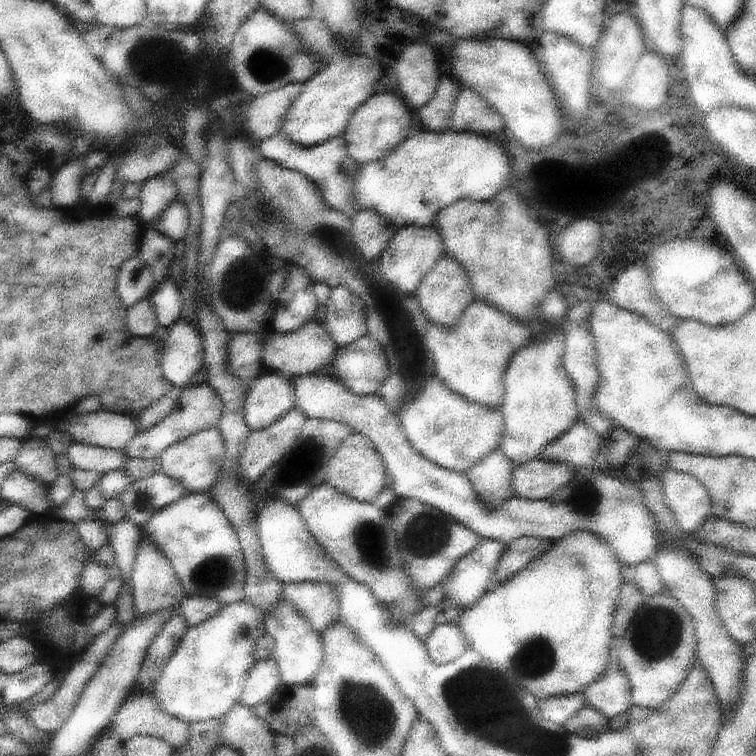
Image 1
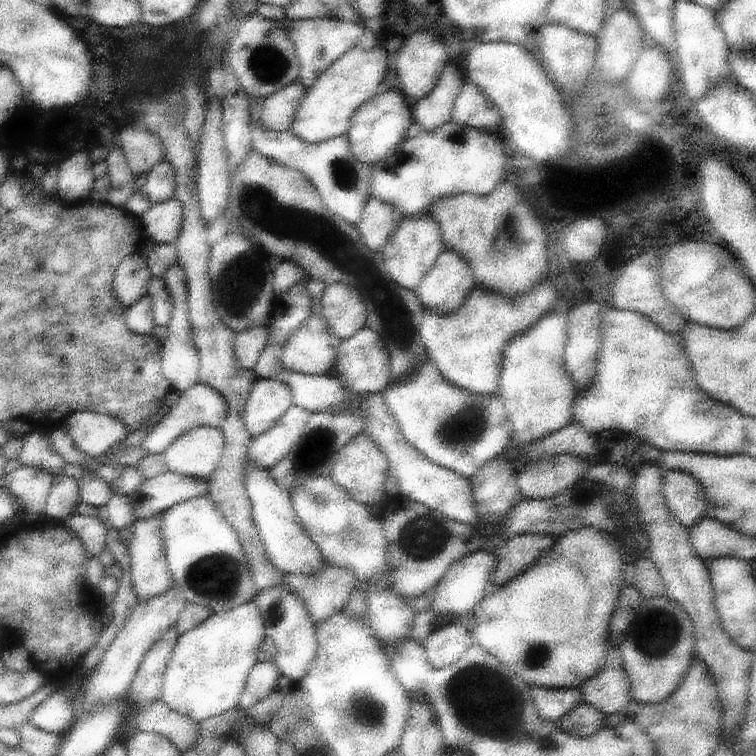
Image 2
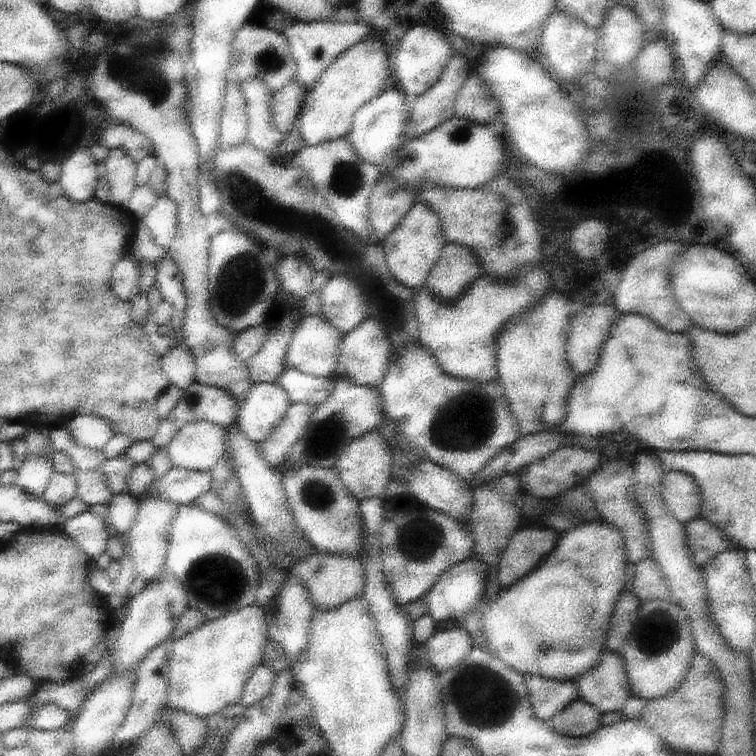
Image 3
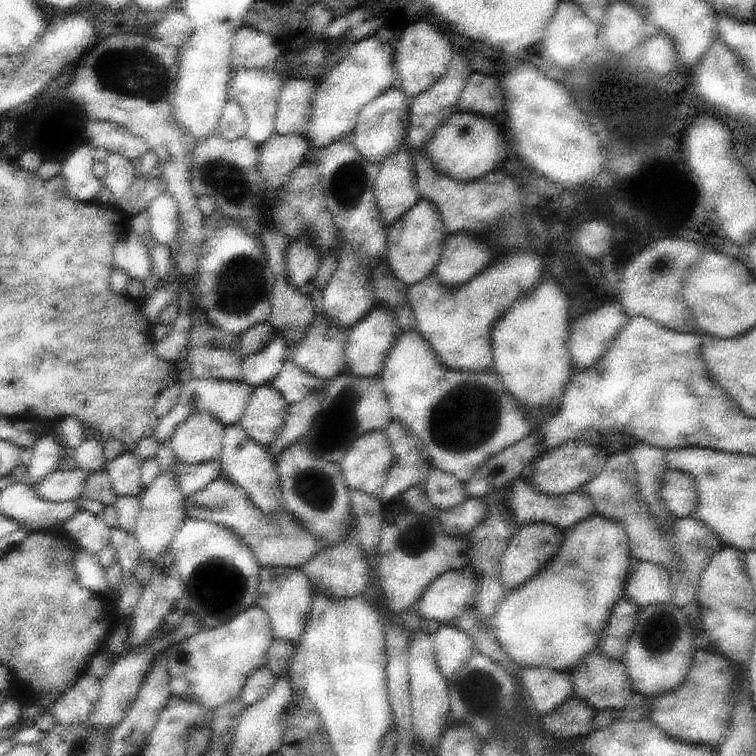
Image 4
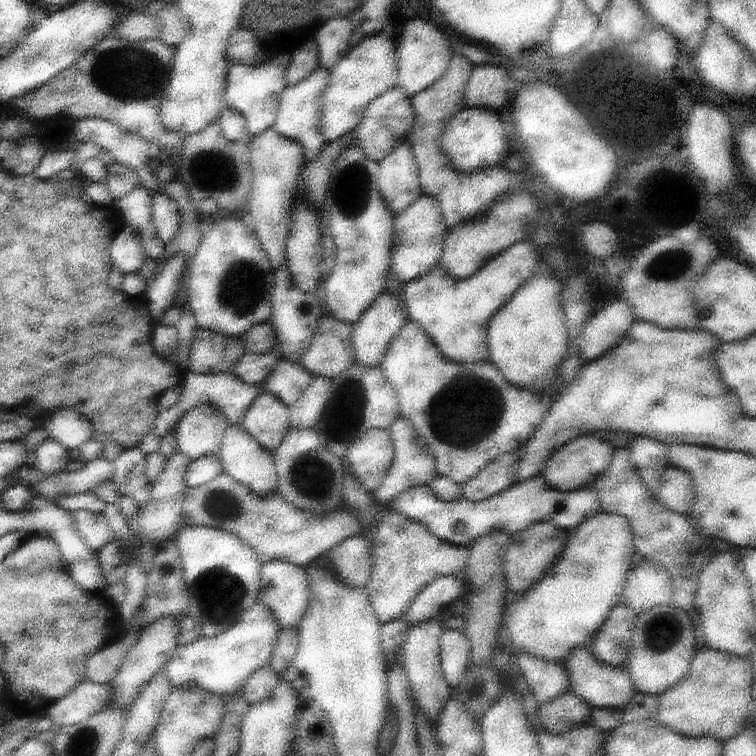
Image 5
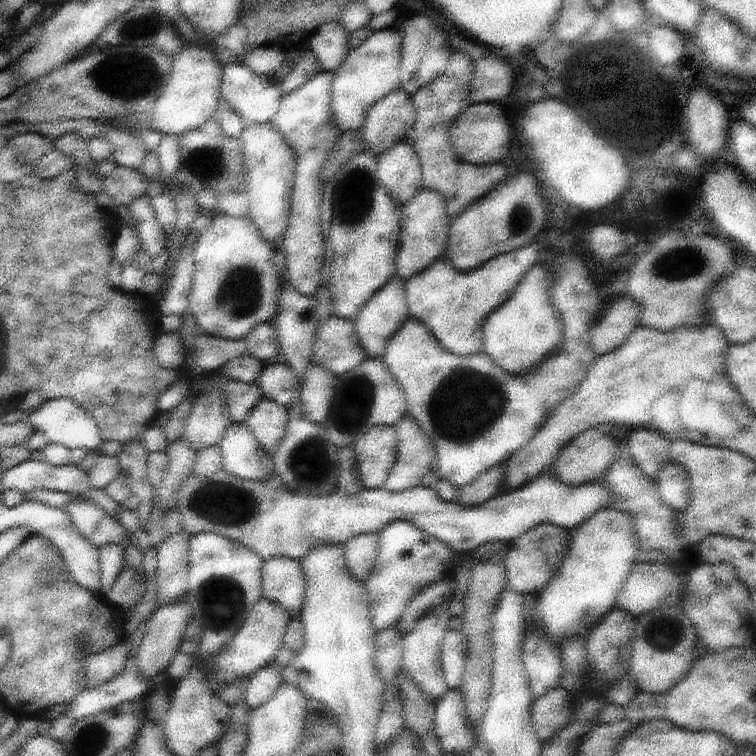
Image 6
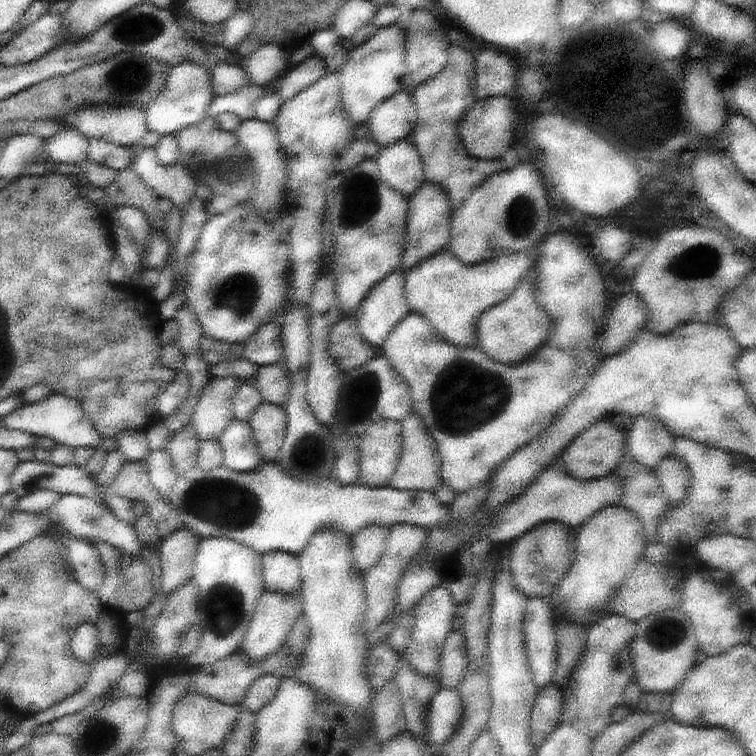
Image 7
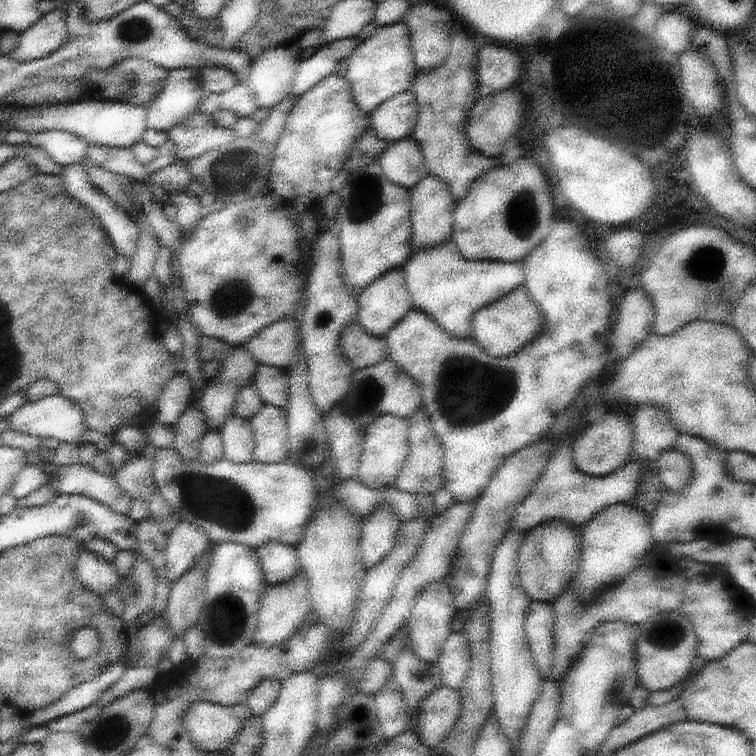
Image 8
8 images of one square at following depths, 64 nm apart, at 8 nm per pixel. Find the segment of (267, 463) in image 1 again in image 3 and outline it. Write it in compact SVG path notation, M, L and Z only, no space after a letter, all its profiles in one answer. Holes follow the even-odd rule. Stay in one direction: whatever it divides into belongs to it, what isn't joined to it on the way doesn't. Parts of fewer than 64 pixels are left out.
M291 404L291 408L287 410L287 416L283 418L283 424L275 428L271 438L259 442L261 454L271 466L281 468L289 452L293 450L293 446L305 440L315 410L317 408L311 404Z

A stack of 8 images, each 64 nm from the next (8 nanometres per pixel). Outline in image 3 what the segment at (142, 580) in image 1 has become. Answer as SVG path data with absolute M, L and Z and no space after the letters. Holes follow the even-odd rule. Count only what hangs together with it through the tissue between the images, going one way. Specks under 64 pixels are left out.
M149 494L143 498L143 506L139 508L139 516L137 522L133 526L133 530L129 534L125 534L125 540L131 542L131 554L133 554L133 566L135 566L135 574L139 578L145 580L145 584L153 584L161 578L167 560L167 546L169 546L169 526L173 524L175 516L179 514L179 504L169 502L169 500L161 500L157 496Z

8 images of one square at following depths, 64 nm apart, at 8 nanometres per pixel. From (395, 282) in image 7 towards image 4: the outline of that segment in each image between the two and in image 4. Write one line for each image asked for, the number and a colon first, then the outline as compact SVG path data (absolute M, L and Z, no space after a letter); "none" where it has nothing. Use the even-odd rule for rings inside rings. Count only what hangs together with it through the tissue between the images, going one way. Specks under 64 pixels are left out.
4: M377 304L369 316L365 316L359 324L353 326L351 338L345 344L345 362L347 370L351 370L359 378L379 378L387 366L391 350L399 340L399 324L391 308Z
5: M383 294L375 304L367 310L367 314L361 316L361 320L355 324L355 336L353 336L353 352L355 352L355 364L357 366L383 366L383 360L387 360L387 352L391 348L391 342L403 332L407 322L411 320L411 314L407 310L405 298L397 294Z
6: M397 276L389 280L389 284L381 288L381 292L377 292L377 296L373 296L373 300L363 306L363 312L359 314L359 318L355 318L357 338L361 342L361 348L367 352L369 360L385 358L391 338L403 328L403 324L407 324L407 320L411 320L411 308L407 302L407 286L405 286L405 280Z

